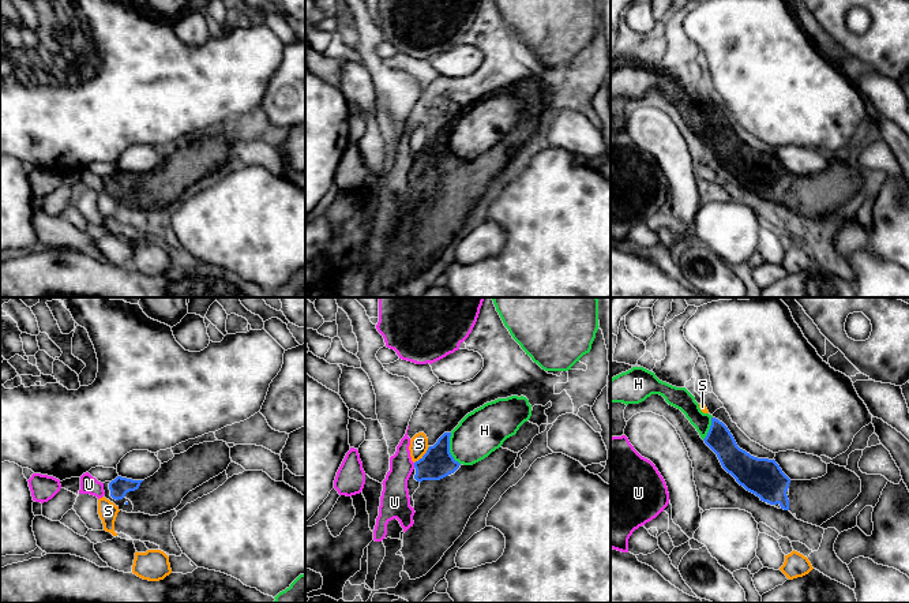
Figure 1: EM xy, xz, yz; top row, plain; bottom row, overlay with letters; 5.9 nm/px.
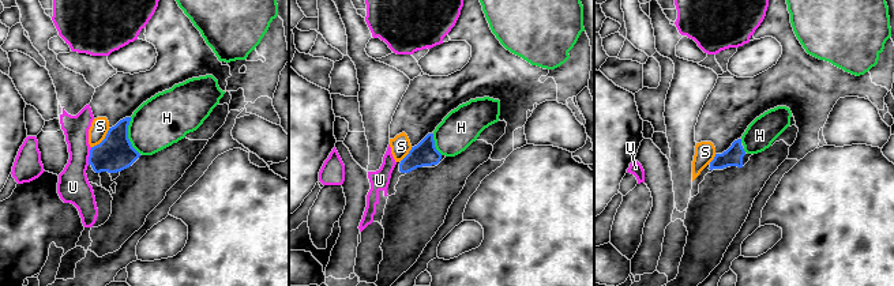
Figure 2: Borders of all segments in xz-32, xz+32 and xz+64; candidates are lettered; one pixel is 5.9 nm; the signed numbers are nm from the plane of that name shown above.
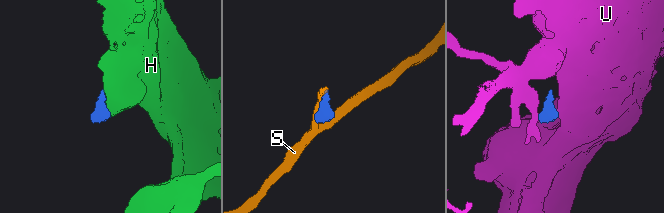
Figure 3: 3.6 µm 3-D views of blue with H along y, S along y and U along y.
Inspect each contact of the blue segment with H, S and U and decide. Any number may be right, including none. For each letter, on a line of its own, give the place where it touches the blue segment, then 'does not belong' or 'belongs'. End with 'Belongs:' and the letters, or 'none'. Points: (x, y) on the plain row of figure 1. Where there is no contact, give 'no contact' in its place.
H: xz (449, 143) | does not belong
S: xz (424, 149) | does not belong
U: xz (414, 160) | does not belong
Belongs: none

